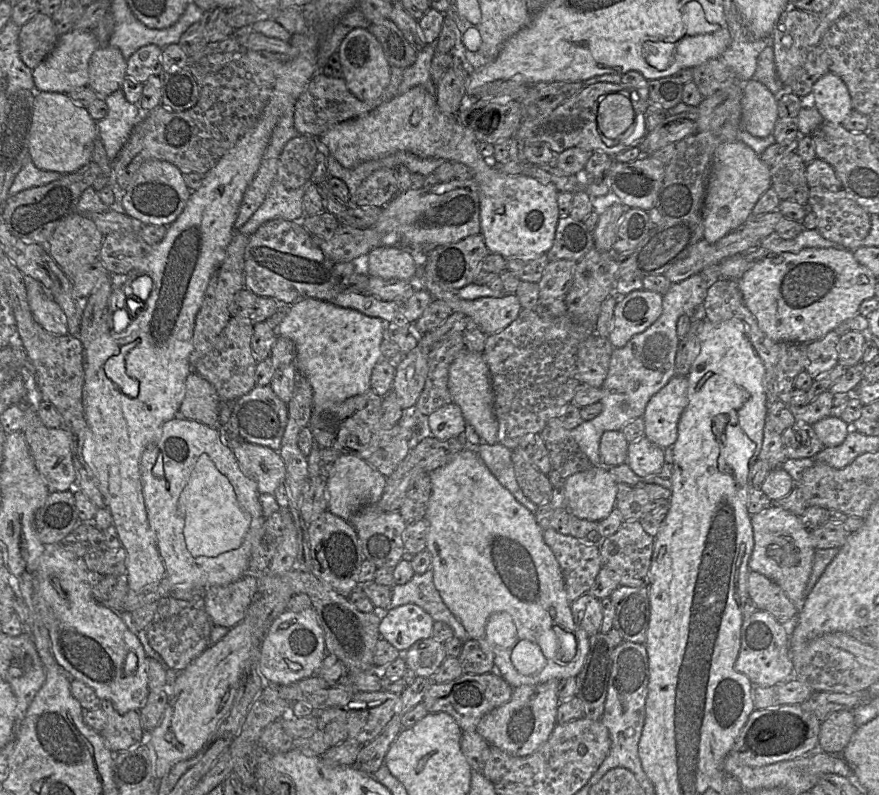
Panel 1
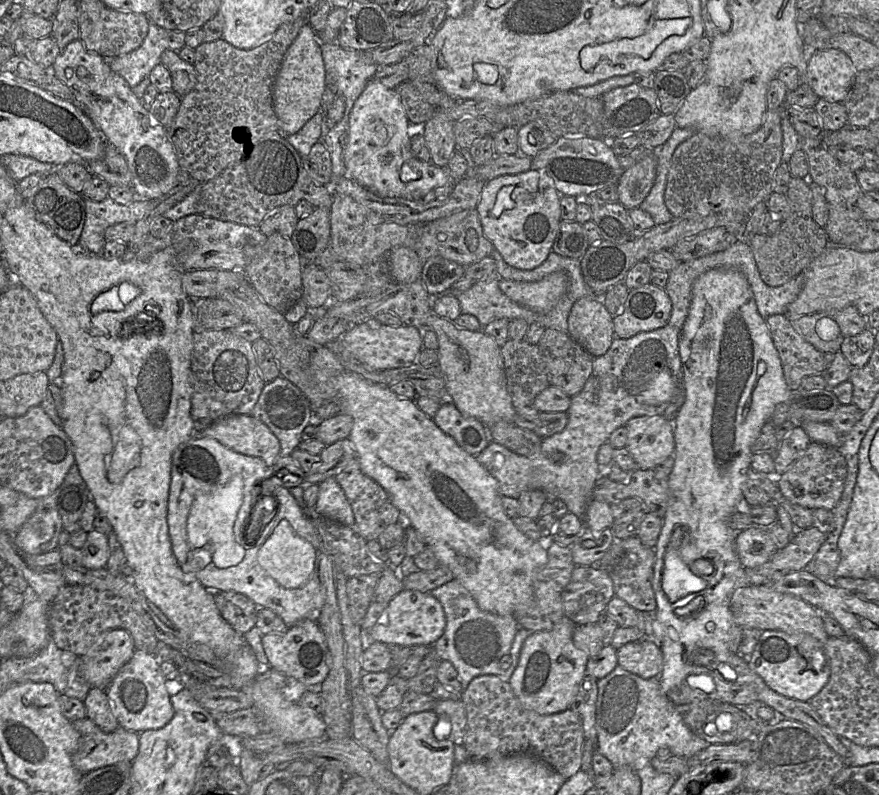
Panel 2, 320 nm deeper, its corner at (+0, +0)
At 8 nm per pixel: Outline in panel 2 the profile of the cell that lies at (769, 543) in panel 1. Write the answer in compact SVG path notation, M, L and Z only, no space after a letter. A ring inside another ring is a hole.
M752 527L736 533L735 551L744 568L756 568L766 563L777 551L768 534L769 527Z

